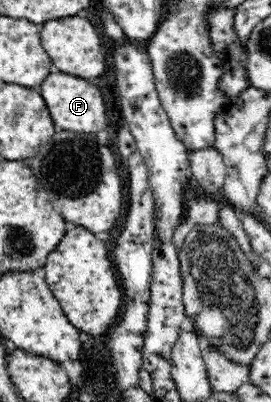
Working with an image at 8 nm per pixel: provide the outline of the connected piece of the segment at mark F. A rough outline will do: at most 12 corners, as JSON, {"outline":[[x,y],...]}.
{"outline":[[52,69],[38,87],[57,130],[106,127],[98,86]]}

